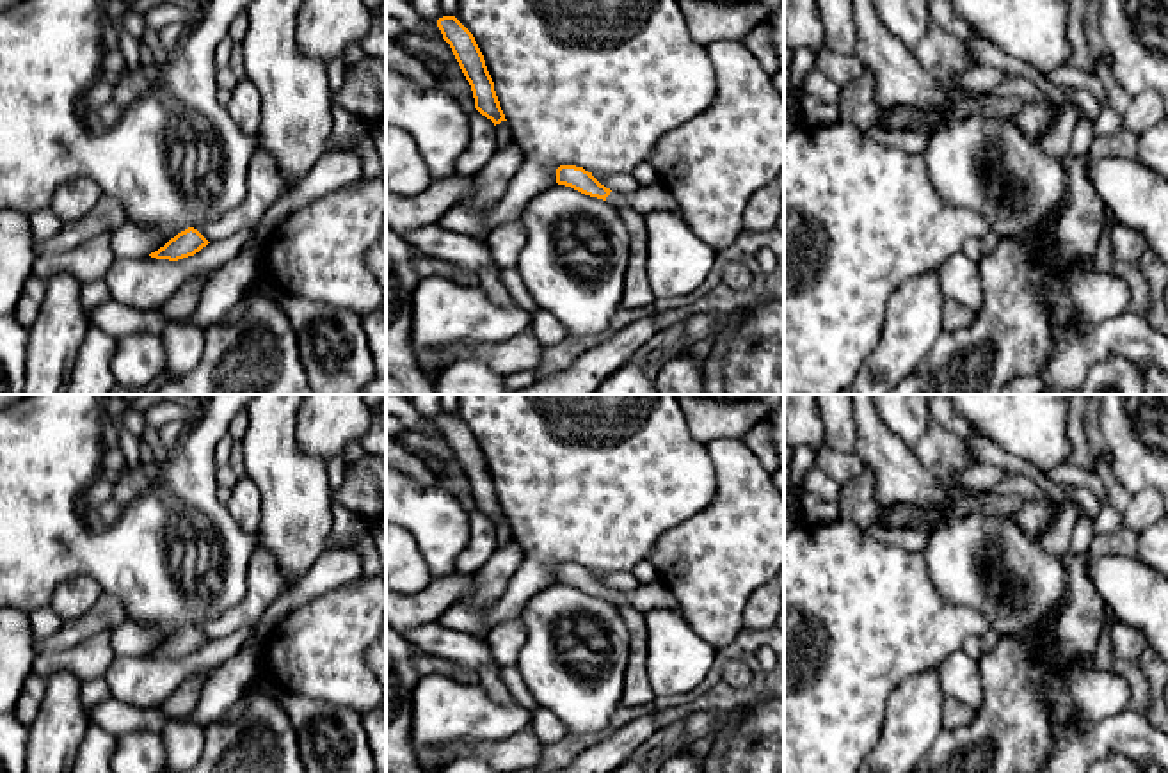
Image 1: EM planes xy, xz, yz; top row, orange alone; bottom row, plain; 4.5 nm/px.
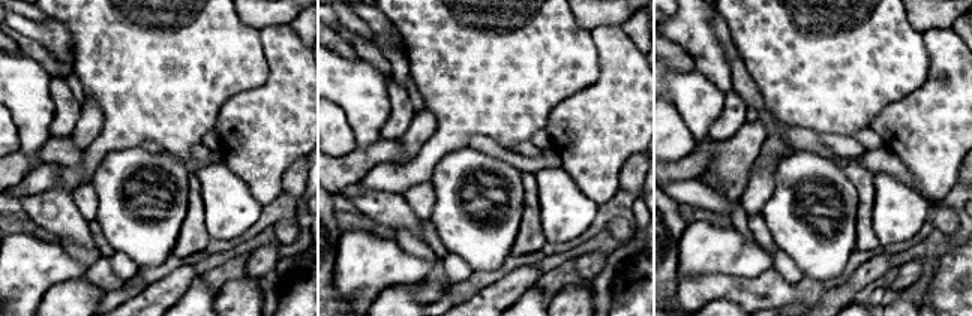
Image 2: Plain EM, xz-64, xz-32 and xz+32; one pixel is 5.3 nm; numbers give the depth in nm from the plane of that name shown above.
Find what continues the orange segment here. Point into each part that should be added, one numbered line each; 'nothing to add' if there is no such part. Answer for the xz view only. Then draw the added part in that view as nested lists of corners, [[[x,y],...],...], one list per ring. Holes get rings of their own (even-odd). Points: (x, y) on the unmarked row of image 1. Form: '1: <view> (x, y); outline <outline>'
1: xz (651, 596); outline [[[661,581],[640,585],[635,590],[610,590],[606,599],[617,606],[629,606],[640,611],[665,608],[681,613],[677,597]]]

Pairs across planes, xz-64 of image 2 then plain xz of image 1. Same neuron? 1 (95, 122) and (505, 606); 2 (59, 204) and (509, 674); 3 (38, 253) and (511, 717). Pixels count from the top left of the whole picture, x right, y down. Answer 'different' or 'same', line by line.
1: different
2: different
3: same

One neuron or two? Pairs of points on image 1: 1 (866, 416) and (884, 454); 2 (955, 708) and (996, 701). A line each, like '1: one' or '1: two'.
1: one
2: two

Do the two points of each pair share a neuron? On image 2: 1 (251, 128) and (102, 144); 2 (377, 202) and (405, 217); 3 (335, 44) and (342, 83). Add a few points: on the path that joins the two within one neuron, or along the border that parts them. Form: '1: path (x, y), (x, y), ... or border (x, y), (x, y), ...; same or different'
1: border (230, 99), (222, 105), (216, 126), (212, 131); different
2: path (384, 208), (392, 210), (398, 216); same
3: border (333, 51), (347, 59), (357, 57); different

